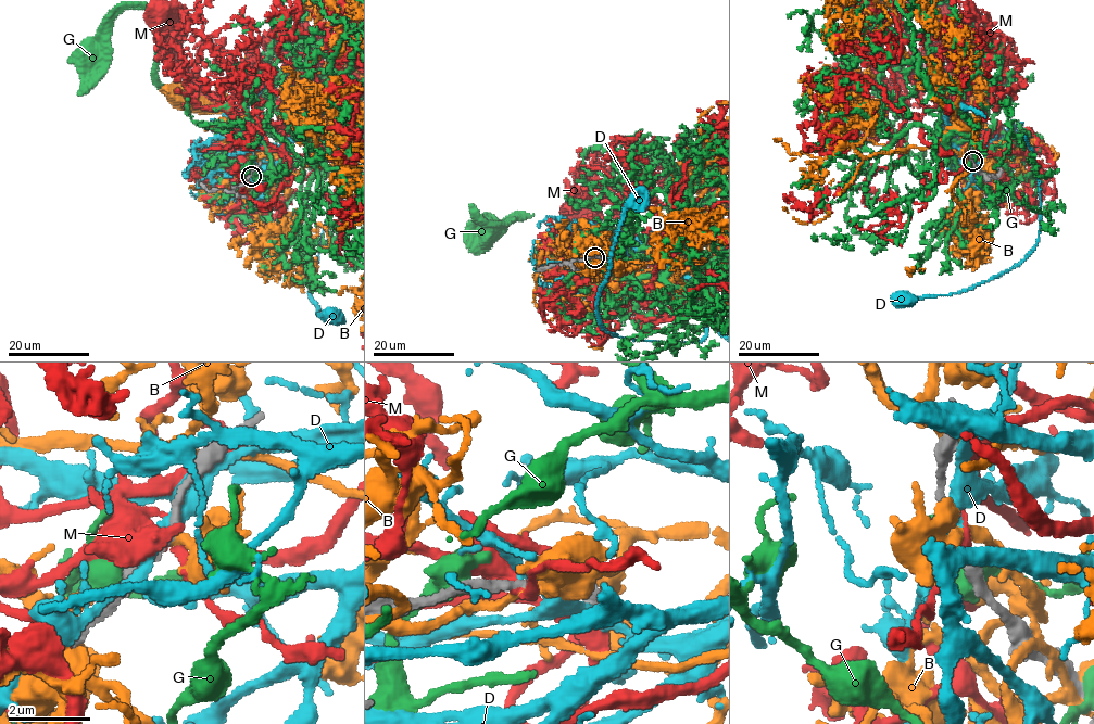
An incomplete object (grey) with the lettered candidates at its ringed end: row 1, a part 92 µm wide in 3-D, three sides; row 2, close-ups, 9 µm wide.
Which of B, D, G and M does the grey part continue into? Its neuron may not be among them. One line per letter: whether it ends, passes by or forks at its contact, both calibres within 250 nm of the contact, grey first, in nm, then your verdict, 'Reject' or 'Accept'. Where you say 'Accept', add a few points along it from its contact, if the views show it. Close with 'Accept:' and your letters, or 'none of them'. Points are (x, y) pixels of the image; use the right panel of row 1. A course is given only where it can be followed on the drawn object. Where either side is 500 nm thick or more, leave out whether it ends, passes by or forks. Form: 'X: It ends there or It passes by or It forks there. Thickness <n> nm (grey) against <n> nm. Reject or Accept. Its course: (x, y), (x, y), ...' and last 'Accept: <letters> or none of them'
B: It passes by. Thickness 240 nm (grey) against 240 nm. Reject
D: It passes by. Thickness 190 nm (grey) against 360 nm. Reject
G: Thickness 300 nm (grey) against 550 nm. Reject
M: It passes by. Thickness 260 nm (grey) against 360 nm. Accept
Accept: M

